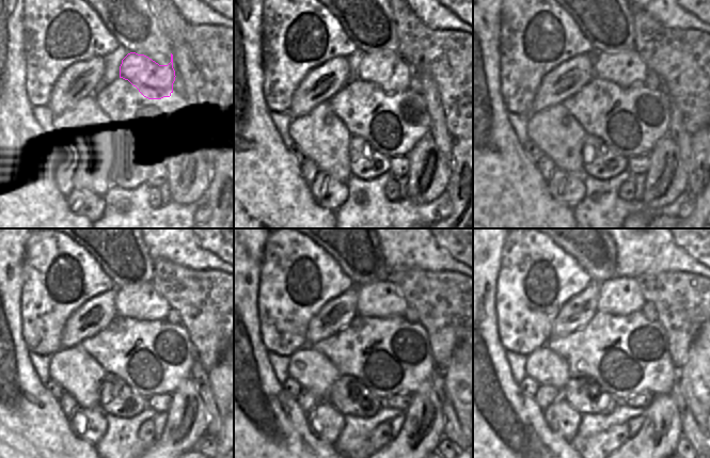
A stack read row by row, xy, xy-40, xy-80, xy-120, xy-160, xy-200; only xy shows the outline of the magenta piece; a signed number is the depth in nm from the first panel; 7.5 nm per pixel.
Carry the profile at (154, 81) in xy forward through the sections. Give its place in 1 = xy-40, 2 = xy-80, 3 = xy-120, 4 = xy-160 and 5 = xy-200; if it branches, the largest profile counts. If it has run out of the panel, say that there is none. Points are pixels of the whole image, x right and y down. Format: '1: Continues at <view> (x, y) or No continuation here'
1: Continues at xy-40 (388, 69)
2: Continues at xy-80 (626, 68)
3: Continues at xy-120 (142, 301)
4: Continues at xy-160 (382, 299)
5: Continues at xy-200 (620, 295)

